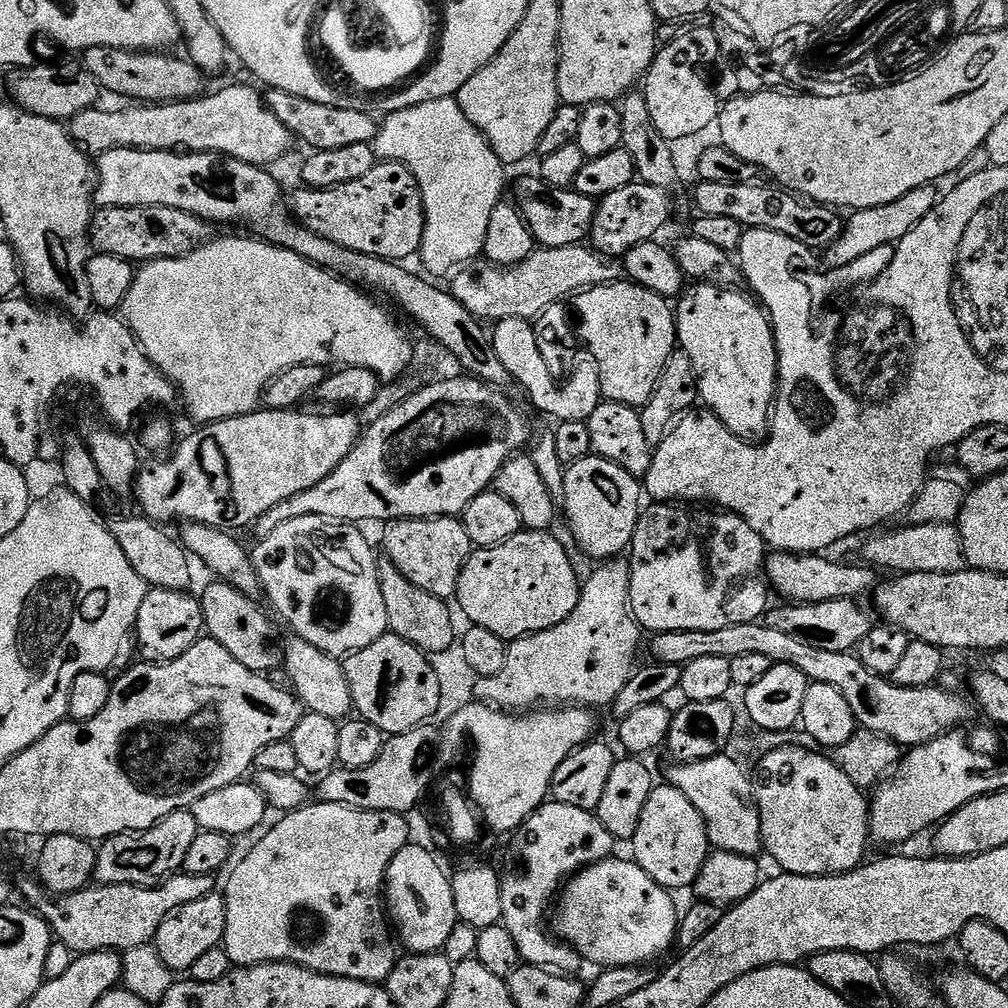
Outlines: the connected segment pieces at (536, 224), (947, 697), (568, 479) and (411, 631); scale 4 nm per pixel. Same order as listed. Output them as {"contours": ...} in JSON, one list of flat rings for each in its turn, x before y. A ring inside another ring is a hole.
{"contours":[[[524,176,517,182,514,203,524,215,537,245,541,248,561,248,571,244,584,244,592,230,597,201,574,190,552,188,545,180,532,176]],[[742,622,738,626,726,626,723,630,678,630,677,632,657,632,651,637,653,661,661,664,685,665,694,662,694,658,731,658,738,654,762,654,770,658,773,664,789,664,794,670,802,670,809,681,814,684,834,686,834,690,842,690,842,698,850,702,850,710,854,710,856,723,863,731,877,732,889,736,901,747,909,748,925,744,934,738,953,731,970,716,971,703,956,695,955,691,940,686,931,688,899,687,887,676,879,676,866,666,862,666,860,657,852,652,835,652,834,650,818,650,818,646,810,646,810,642,802,642,794,634,786,634,779,630,770,630,766,622]],[[590,454,567,465,564,473,562,514,568,518,568,528,580,548,596,562,607,562,629,551,634,530,642,511,642,484,622,466],[624,552,624,553,620,553]],[[387,558,378,563,378,578,382,586,382,602,386,602,386,618,391,635,410,642,425,654,444,652,452,643,452,647,457,643,456,624,452,621,452,612,445,601,434,594,426,594,422,586,414,586,414,582,406,579,398,566,394,566,394,562]]]}

